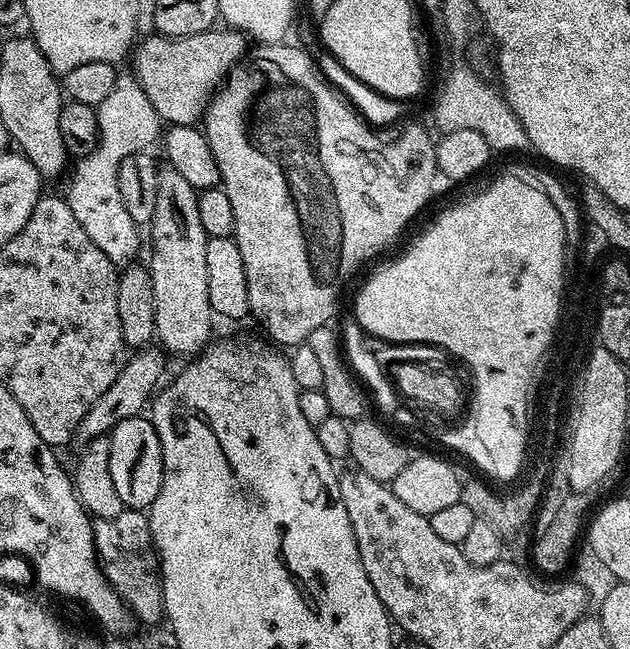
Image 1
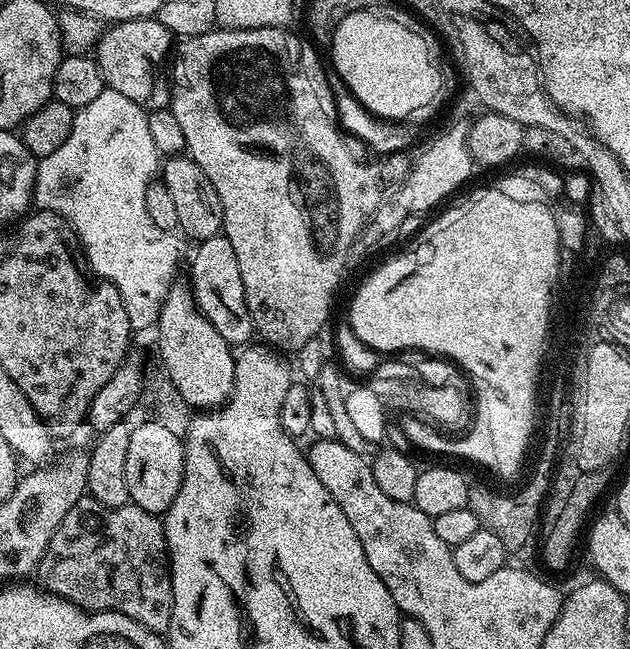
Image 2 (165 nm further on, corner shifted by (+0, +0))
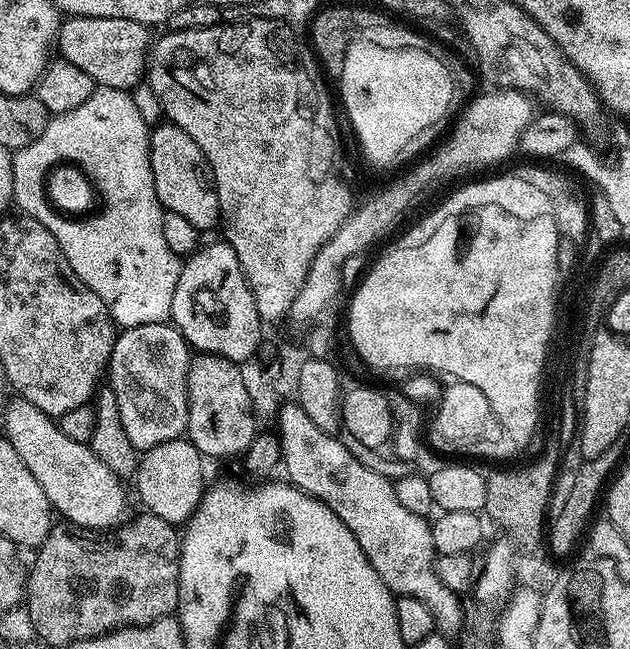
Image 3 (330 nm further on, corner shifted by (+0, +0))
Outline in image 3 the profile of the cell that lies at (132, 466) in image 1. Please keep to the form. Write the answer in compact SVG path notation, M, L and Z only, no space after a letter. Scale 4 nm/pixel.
M187 438L162 442L143 453L136 461L134 477L136 492L144 503L143 507L171 524L187 524L206 491L204 464L205 457L200 455L200 451Z

